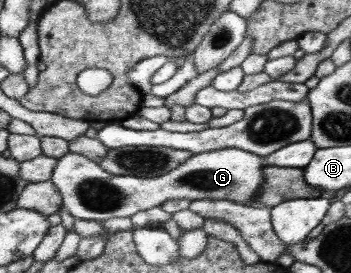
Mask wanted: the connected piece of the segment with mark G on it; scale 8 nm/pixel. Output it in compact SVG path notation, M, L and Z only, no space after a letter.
M221 149L191 154L177 169L161 177L143 179L129 175L112 175L94 160L69 152L57 160L51 183L62 195L62 207L77 219L105 221L114 217L131 217L138 211L160 206L170 199L226 199L246 206L252 205L256 193L265 183L264 161L259 155L241 149Z

